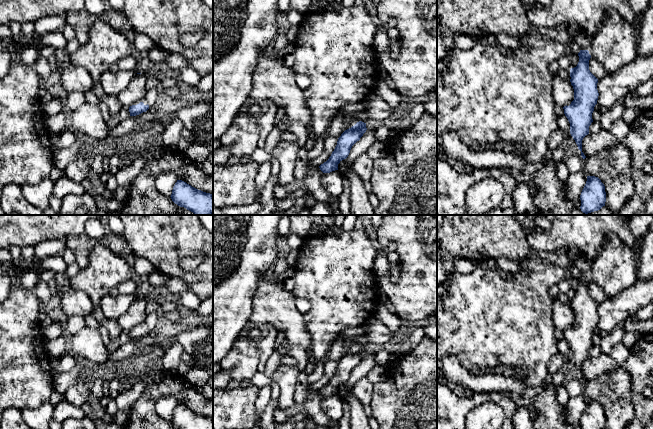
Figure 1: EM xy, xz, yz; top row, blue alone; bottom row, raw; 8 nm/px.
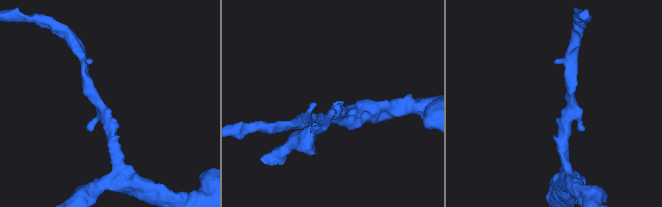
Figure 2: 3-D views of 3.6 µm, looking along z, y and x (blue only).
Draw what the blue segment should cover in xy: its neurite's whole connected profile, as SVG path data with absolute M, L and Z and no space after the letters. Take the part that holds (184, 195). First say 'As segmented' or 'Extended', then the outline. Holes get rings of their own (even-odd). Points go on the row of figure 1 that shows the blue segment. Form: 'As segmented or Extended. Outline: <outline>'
As segmented. Outline: M177 180L170 197L175 204L195 215L213 215L213 194L198 190L182 180Z

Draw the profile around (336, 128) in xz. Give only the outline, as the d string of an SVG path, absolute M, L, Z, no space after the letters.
M369 91L365 100L354 104L348 104L342 107L338 111L337 115L333 118L330 128L324 135L323 139L326 139L327 137L339 138L341 134L346 130L342 124L343 116L347 113L364 113L368 102L374 97L376 97L375 93L373 91Z

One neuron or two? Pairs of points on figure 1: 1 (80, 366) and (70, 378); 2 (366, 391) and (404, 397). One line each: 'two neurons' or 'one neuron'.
1: one neuron
2: two neurons

